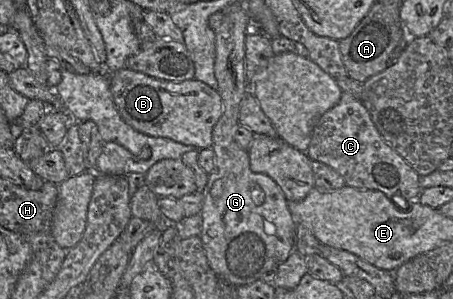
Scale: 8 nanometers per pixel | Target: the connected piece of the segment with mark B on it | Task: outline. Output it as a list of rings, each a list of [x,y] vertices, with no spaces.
[[[128,68],[109,73],[109,79],[119,115],[135,130],[153,137],[169,138],[199,151],[212,147],[212,130],[223,113],[223,101],[216,89],[194,78],[173,82]]]

